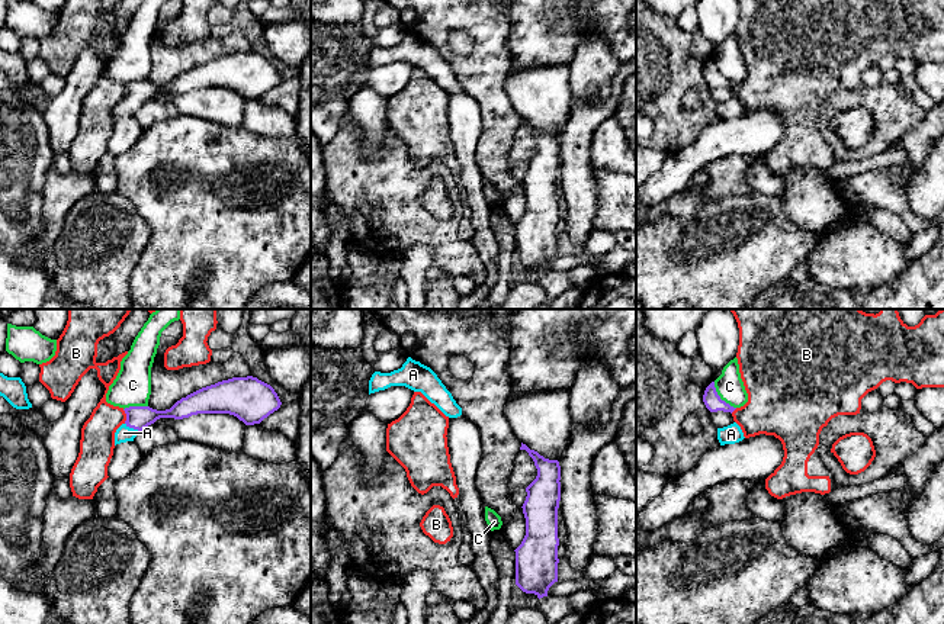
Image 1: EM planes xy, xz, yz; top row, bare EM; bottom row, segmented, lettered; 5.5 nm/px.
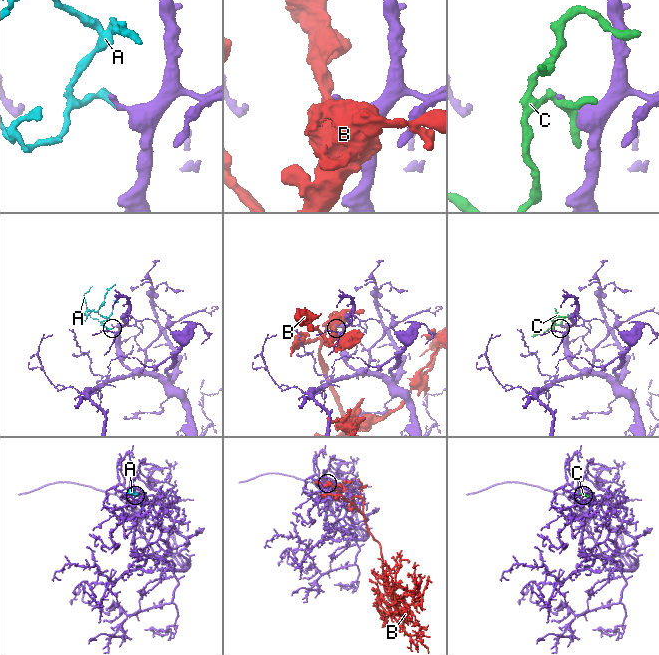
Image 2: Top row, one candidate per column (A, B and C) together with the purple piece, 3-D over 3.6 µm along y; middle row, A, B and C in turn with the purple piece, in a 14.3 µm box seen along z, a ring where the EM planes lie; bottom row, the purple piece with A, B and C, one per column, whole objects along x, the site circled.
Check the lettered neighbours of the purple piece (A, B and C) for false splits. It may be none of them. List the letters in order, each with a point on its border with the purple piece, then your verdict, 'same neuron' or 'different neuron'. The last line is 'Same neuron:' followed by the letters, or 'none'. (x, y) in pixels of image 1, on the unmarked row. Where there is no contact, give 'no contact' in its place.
A: contact xy (132, 102); same neuron
B: contact xy (127, 92); different neuron
C: contact yz (719, 73); different neuron
Same neuron: A

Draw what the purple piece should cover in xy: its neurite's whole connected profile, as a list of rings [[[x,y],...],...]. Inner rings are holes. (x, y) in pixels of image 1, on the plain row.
[[[232,52],[202,62],[177,75],[170,84],[125,83],[126,96],[115,107],[115,120],[134,113],[160,93],[183,94],[198,89],[229,89],[245,100],[260,99],[280,83],[274,64],[257,52]]]

